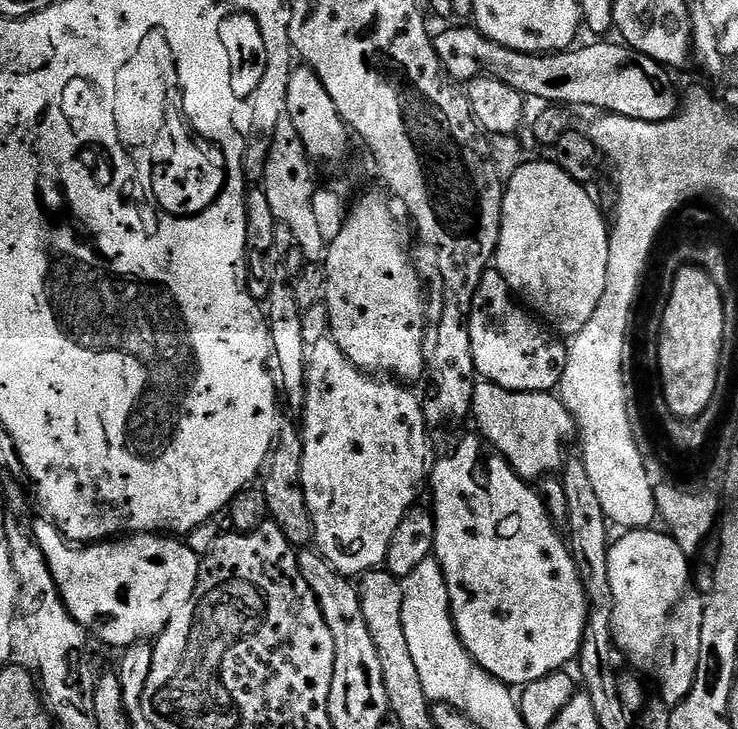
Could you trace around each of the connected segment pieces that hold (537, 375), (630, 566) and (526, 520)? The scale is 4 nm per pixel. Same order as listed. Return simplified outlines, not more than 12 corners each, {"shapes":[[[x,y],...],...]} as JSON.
{"shapes":[[[485,272],[467,323],[477,377],[559,389],[568,344]],[[656,528],[609,545],[612,640],[675,706],[704,600]],[[464,436],[433,463],[434,559],[473,662],[523,686],[588,599],[544,499]]]}

